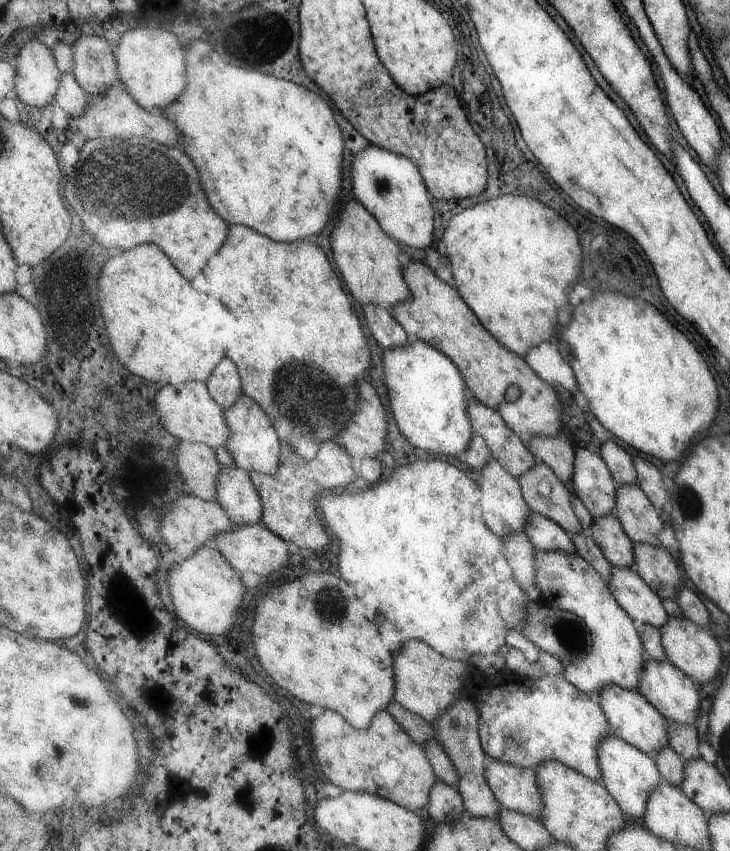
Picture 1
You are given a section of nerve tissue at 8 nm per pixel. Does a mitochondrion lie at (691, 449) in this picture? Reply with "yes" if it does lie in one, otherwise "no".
no

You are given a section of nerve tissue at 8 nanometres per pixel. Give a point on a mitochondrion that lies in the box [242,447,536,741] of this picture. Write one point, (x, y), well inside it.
(331, 606)

